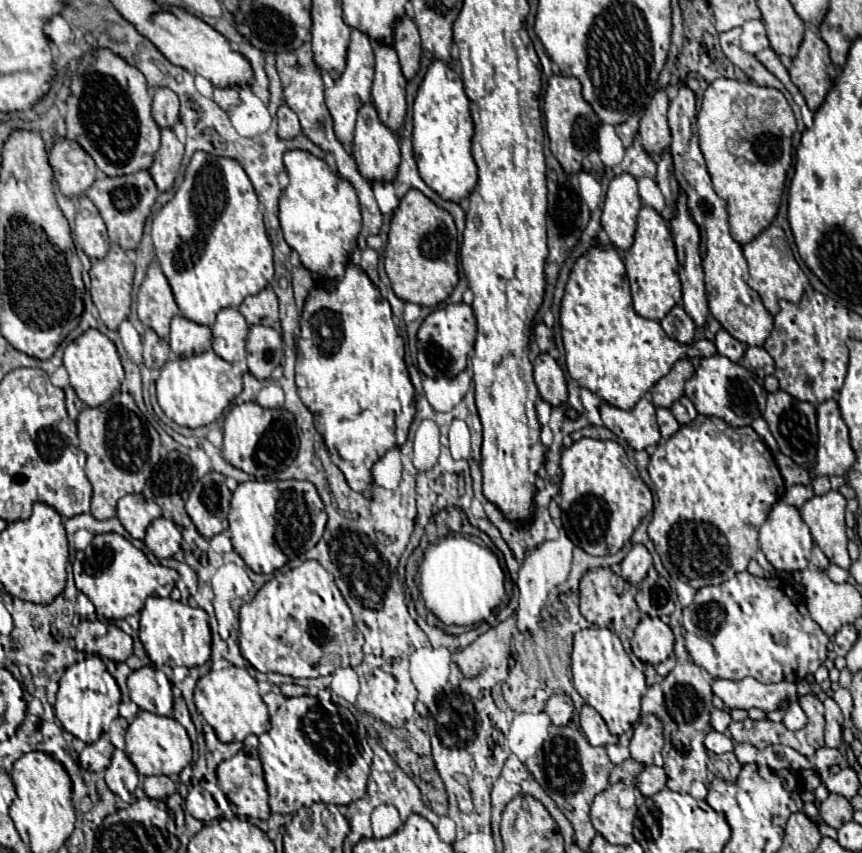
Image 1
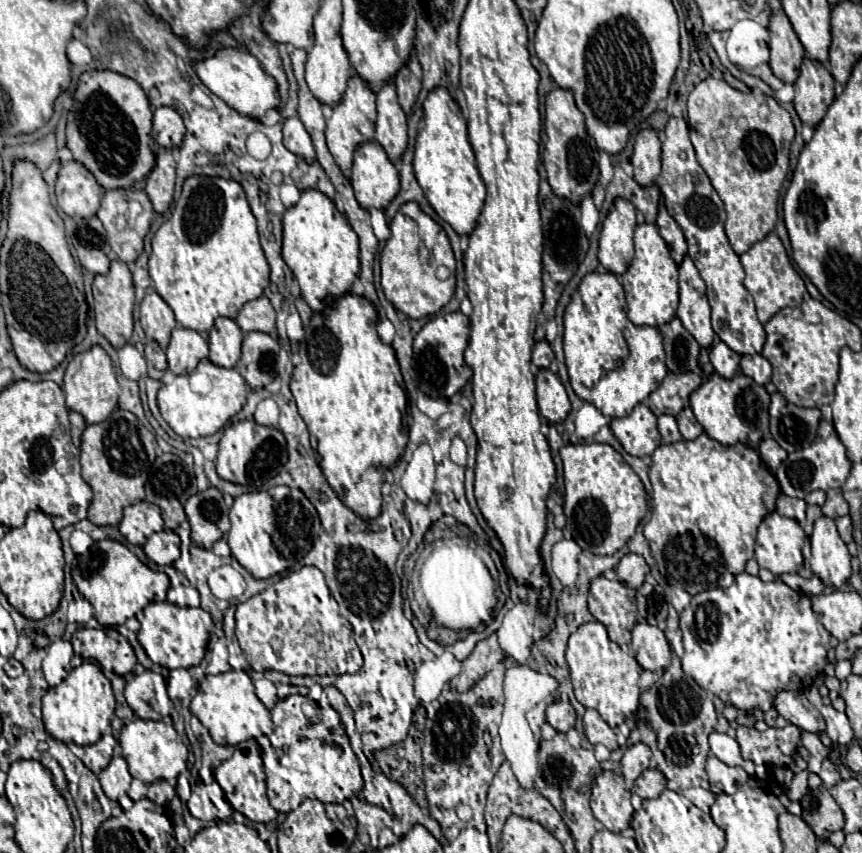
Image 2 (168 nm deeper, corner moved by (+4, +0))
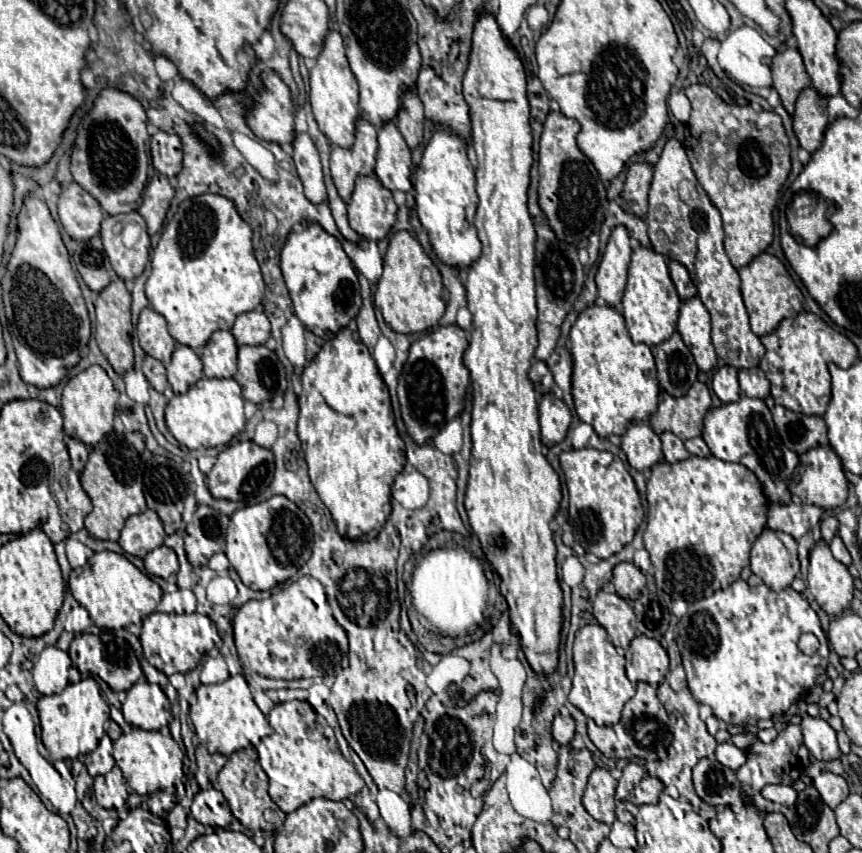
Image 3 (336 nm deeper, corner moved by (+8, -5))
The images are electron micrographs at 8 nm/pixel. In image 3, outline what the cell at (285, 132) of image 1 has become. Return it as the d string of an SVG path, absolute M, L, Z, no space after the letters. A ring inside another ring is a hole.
M296 134L296 140L292 144L294 148L294 166L298 170L298 176L304 184L304 194L312 204L326 202L326 188L322 178L322 166L318 150L308 134Z

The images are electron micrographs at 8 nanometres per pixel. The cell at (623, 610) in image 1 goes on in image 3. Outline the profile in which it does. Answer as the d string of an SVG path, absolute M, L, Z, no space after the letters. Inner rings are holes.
M600 590L594 600L594 616L600 626L606 628L616 650L624 652L636 636L636 616L630 604L618 594L608 594Z

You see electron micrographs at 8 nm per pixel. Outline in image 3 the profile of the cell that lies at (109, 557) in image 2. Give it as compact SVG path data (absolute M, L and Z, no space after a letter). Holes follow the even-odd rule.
M96 552L82 568L72 570L68 580L72 596L88 610L90 618L100 628L126 628L132 616L152 614L162 598L162 590L144 572L140 572L126 556L114 552Z

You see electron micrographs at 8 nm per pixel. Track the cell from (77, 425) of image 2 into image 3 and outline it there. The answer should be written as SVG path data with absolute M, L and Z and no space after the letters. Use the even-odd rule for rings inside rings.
M68 438L68 450L70 450L70 458L72 458L72 468L76 472L82 472L86 462L88 462L88 446L82 444L80 440L76 438Z

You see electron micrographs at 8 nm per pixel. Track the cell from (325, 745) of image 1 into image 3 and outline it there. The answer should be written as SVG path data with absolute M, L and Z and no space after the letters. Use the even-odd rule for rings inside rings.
M292 700L276 704L268 714L268 722L274 732L264 738L264 743L261 741L256 750L260 765L270 778L268 792L286 814L318 796L346 800L364 788L364 780L356 768L342 756L332 728L308 702Z

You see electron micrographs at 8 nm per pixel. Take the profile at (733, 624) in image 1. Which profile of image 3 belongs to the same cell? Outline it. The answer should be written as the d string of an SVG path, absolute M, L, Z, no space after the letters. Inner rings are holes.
M736 580L730 588L694 602L686 612L686 620L682 618L678 622L678 650L682 654L682 666L692 696L700 704L710 706L718 720L732 726L756 724L760 718L772 718L786 712L796 700L806 696L806 692L816 684L816 678L824 674L828 666L828 660L820 654L806 656L798 650L796 644L804 632L814 632L824 646L828 644L816 612L810 608L806 598L792 588L774 592L766 584L750 588L744 580Z

